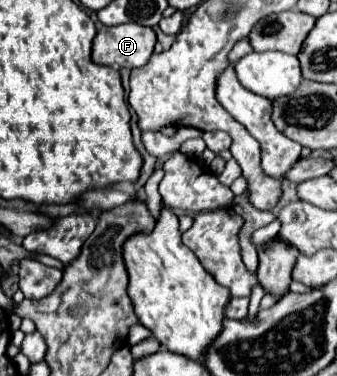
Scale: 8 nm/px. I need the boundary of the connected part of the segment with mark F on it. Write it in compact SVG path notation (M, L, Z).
M121 23L115 27L97 25L97 35L93 39L91 59L97 65L109 65L115 69L121 67L139 67L145 65L155 47L155 33L151 27L137 23Z

